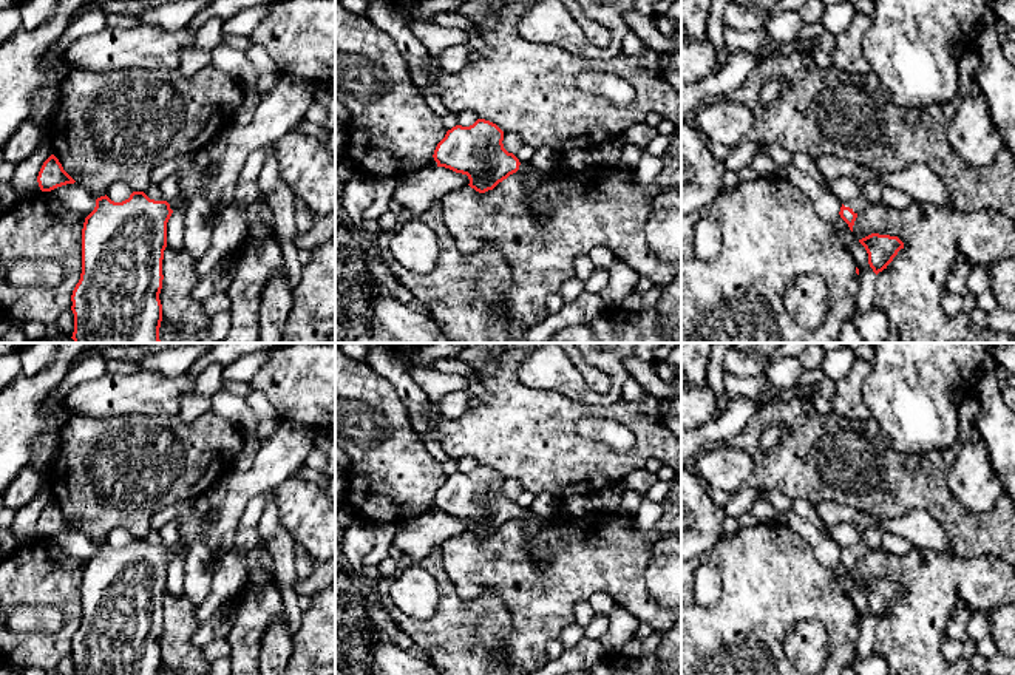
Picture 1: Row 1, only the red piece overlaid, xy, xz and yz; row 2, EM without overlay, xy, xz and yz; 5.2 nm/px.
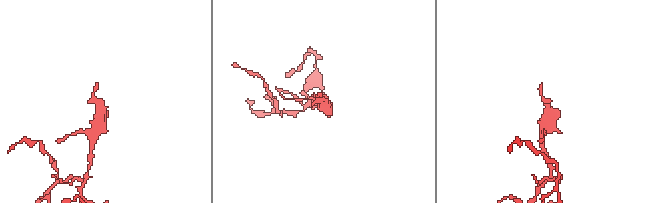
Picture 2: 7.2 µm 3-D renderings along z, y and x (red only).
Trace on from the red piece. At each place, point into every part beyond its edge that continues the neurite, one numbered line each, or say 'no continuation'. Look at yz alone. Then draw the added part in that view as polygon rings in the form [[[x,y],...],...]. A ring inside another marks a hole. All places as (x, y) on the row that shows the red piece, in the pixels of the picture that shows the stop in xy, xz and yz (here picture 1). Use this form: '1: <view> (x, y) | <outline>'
1: yz (859, 203) | [[[859,195],[851,201],[844,202],[844,205],[850,207],[854,213],[859,213],[865,210],[870,205],[870,202],[862,195]]]

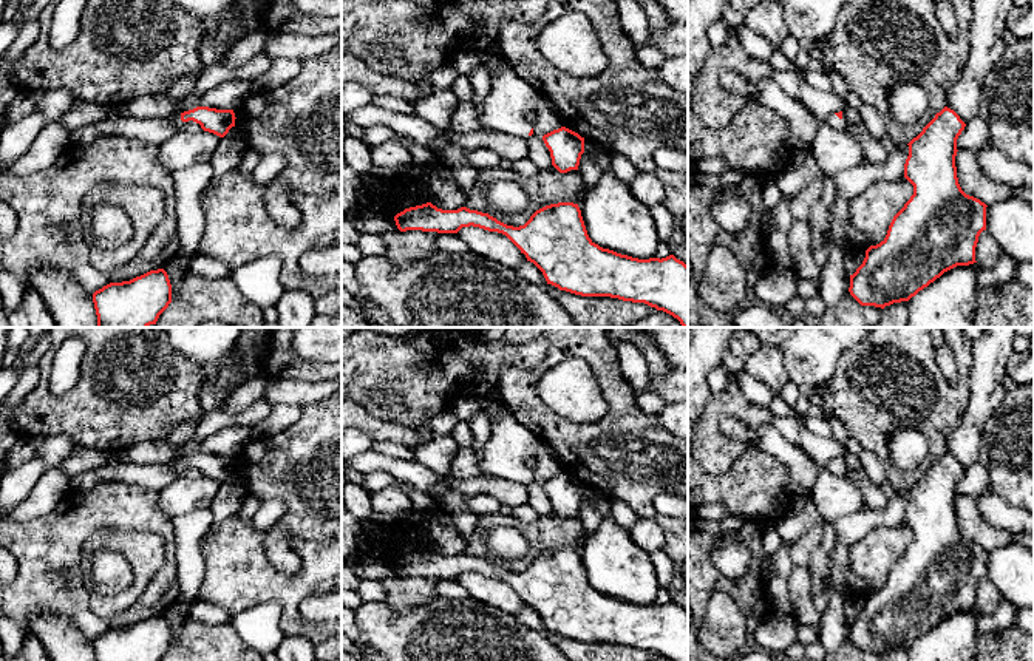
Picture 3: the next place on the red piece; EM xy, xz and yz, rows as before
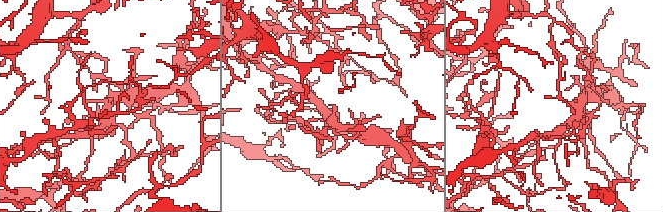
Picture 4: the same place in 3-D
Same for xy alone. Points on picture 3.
no continuation

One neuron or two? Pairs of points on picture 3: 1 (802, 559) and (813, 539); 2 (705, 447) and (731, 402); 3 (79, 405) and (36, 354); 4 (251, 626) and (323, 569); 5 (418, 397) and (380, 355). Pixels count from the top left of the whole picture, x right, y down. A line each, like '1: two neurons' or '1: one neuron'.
1: one neuron
2: one neuron
3: two neurons
4: two neurons
5: one neuron

